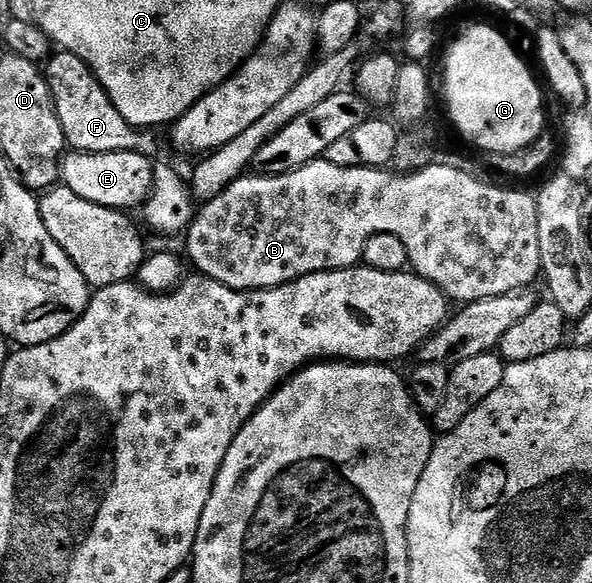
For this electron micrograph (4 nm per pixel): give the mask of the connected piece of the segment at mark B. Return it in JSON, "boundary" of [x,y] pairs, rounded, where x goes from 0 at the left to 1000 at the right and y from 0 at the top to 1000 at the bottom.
{"boundary":[[[549,271],[542,274],[529,274],[520,285],[507,285],[507,292],[493,292],[493,298],[473,298],[471,302],[439,302],[434,298],[410,298],[399,312],[392,312],[382,321],[375,331],[365,340],[346,345],[329,362],[328,374],[321,381],[319,391],[314,393],[311,400],[311,410],[314,410],[314,432],[313,437],[318,441],[321,437],[319,451],[329,453],[333,465],[340,472],[358,477],[365,484],[372,484],[378,491],[387,494],[397,494],[399,497],[432,497],[434,494],[465,494],[475,487],[485,487],[493,484],[500,477],[514,477],[520,470],[534,470],[535,467],[566,467],[576,460],[596,460],[600,455],[610,448],[611,437],[615,436],[615,422],[622,415],[622,408],[628,408],[637,398],[642,401],[669,401],[669,408],[676,408],[676,415],[682,415],[682,429],[689,429],[689,443],[693,444],[691,458],[698,465],[704,467],[706,472],[716,475],[723,484],[730,484],[736,492],[740,492],[745,501],[750,503],[762,516],[772,518],[775,523],[785,525],[804,518],[811,511],[838,511],[845,504],[858,504],[865,497],[878,497],[880,494],[894,494],[904,484],[902,479],[910,479],[912,468],[916,465],[916,451],[912,449],[912,386],[907,381],[909,374],[909,346],[900,334],[895,336],[889,329],[873,329],[868,322],[840,322],[834,316],[819,316],[814,309],[806,309],[794,295],[785,295],[780,288],[765,288],[760,281],[747,281],[748,278],[735,278],[725,281],[721,288],[708,288],[704,295],[694,295],[691,298],[681,298],[664,292],[654,292],[652,288],[583,288],[581,285],[568,285],[561,278],[554,278]]]}

